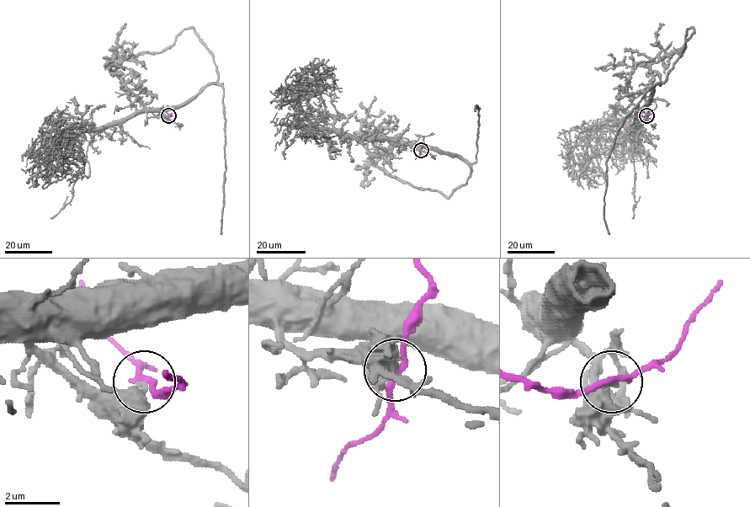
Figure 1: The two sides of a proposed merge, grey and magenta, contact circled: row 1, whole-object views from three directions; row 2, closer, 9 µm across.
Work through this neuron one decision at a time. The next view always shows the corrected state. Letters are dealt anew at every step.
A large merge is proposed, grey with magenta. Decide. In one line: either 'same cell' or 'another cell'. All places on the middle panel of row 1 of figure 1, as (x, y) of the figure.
another cell

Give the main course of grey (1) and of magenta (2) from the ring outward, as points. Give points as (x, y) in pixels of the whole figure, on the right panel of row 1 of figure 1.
1: (646, 115), (644, 111), (650, 91), (660, 84), (656, 83), (625, 118), (607, 162), (604, 221), (609, 234)
2: (646, 115), (640, 116), (634, 113)

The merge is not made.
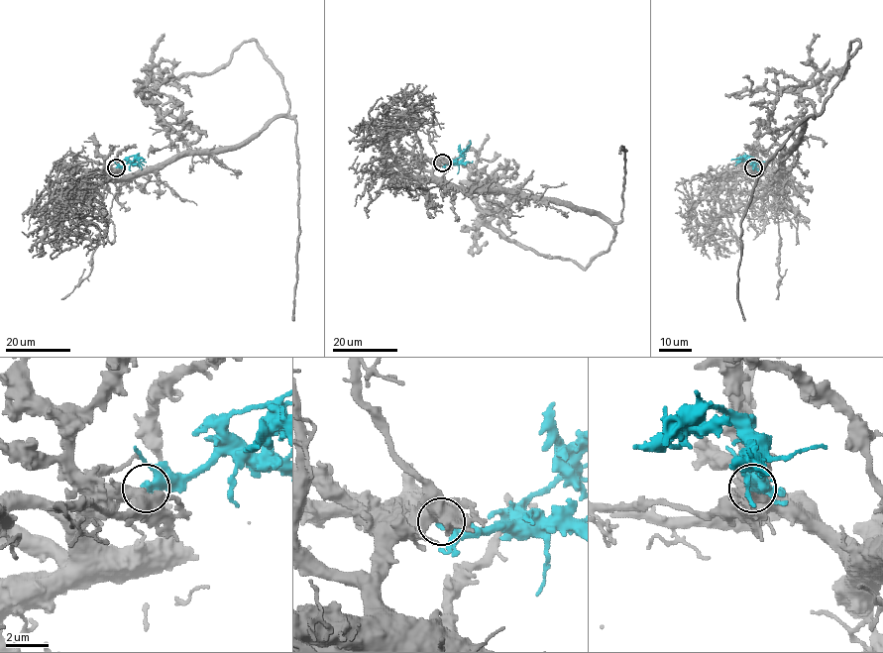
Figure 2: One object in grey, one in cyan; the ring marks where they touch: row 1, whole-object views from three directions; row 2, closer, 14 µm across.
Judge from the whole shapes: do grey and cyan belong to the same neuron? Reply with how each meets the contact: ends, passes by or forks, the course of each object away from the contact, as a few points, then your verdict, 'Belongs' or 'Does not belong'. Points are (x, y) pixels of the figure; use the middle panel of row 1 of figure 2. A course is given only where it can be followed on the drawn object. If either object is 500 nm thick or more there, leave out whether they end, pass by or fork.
Course of grey: (442, 162), (435, 166), (433, 174), (456, 185), (564, 200), (618, 222), (625, 170), (623, 147), (621, 154). Course of cyan: (442, 163), (452, 163), (471, 143), (469, 140). Belongs

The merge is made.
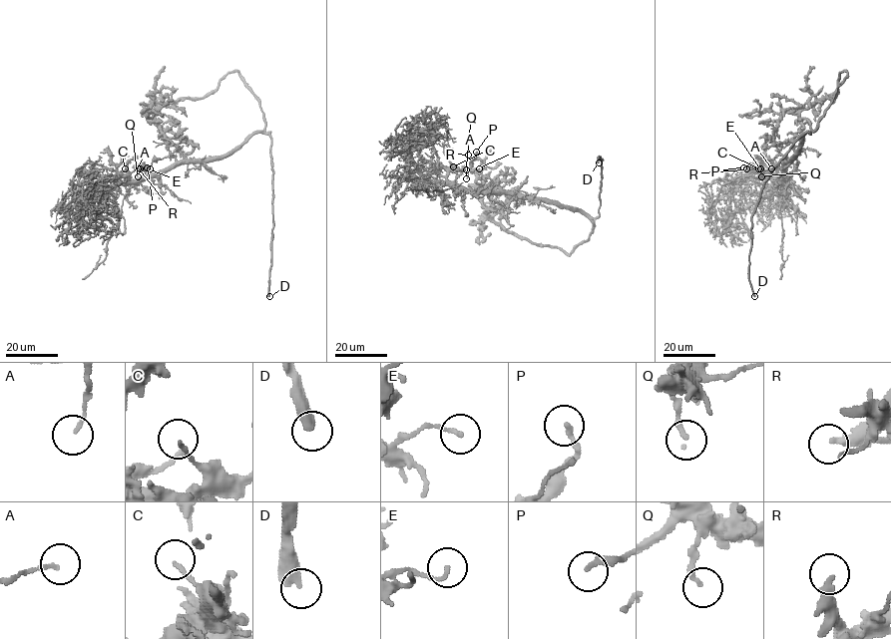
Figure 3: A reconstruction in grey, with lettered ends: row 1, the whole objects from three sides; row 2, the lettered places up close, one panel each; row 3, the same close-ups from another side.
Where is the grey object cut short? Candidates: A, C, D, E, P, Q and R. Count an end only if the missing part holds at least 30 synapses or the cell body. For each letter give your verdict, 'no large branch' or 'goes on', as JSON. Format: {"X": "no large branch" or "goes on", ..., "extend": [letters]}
{"A": "no large branch", "C": "no large branch", "D": "goes on", "E": "no large branch", "P": "no large branch", "Q": "no large branch", "R": "no large branch", "extend": ["D"]}

